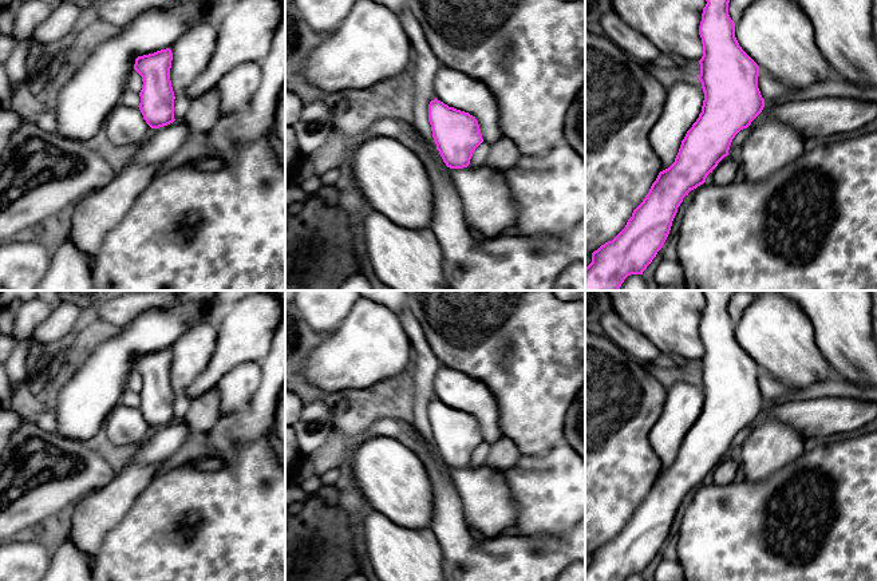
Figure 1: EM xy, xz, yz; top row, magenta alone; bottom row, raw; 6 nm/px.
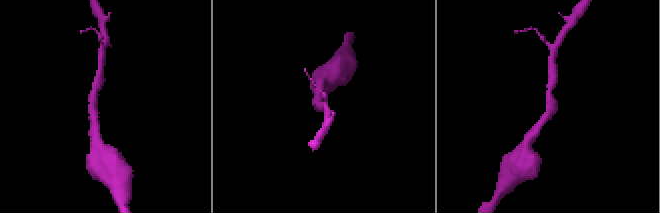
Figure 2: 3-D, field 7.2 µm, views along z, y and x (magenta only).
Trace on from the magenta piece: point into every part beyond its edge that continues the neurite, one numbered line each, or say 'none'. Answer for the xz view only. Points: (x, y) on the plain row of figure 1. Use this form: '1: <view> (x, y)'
none

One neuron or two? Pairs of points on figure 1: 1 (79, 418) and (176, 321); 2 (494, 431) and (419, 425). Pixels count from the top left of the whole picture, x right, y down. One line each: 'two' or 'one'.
1: one
2: two

